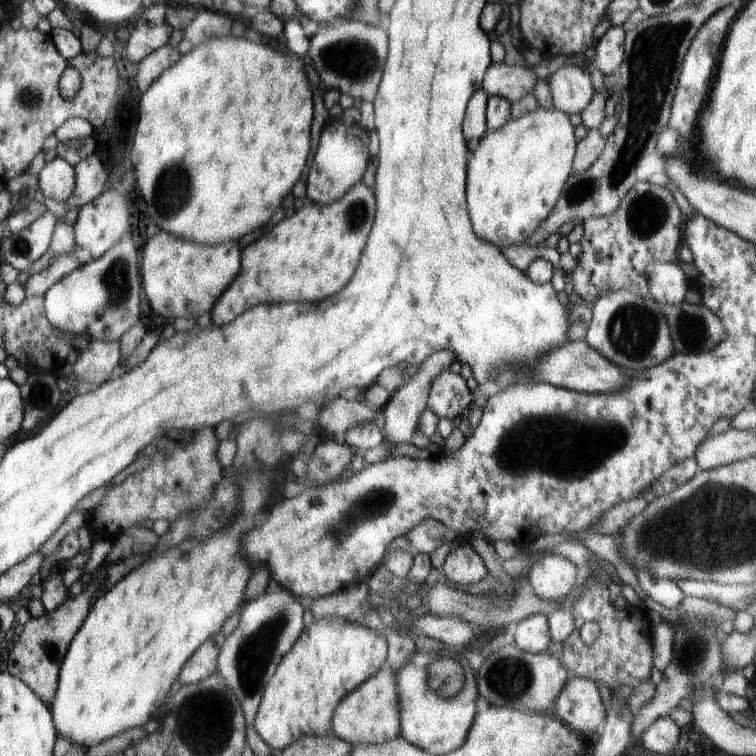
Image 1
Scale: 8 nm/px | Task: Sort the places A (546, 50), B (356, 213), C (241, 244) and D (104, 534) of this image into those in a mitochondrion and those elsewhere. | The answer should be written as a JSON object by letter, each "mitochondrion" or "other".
{"A":"other","B":"mitochondrion","C":"other","D":"other"}

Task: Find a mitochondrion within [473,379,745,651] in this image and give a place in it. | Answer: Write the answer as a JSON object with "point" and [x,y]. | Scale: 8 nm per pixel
{"point":[515,452]}

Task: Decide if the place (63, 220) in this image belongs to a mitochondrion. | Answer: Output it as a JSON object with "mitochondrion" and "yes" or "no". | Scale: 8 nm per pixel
{"mitochondrion":"no"}

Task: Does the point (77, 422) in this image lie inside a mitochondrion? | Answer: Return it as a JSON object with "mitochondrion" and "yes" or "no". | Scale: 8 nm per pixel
{"mitochondrion":"no"}

